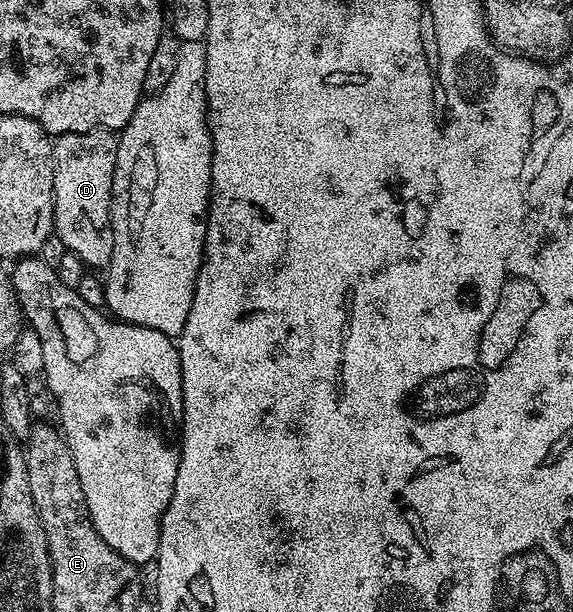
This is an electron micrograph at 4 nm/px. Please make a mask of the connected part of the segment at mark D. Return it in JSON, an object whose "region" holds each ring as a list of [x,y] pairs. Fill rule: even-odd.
{"region":[[[101,129],[57,135],[52,145],[54,233],[62,239],[66,251],[74,253],[88,269],[107,268],[114,253],[114,233],[110,224],[116,141],[117,136],[113,132]]]}

